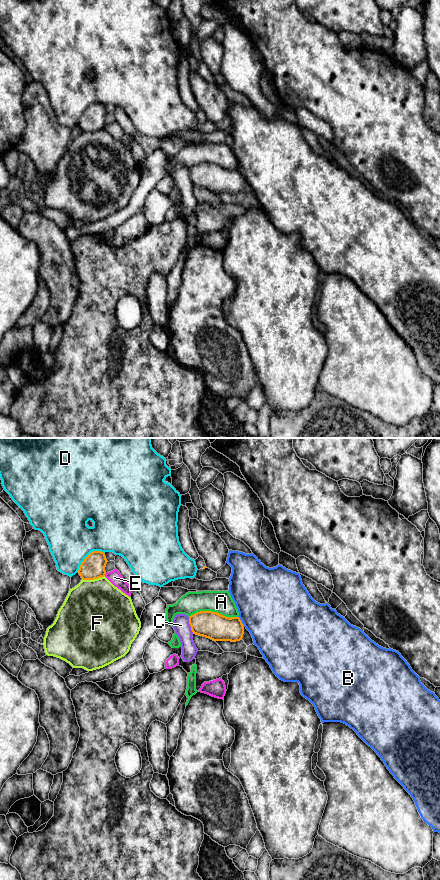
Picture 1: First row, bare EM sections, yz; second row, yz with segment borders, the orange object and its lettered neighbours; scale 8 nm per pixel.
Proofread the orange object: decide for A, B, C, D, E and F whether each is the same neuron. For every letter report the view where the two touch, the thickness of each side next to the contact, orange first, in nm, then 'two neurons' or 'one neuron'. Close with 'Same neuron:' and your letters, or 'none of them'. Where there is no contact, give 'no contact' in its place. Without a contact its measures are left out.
A: yz | 220/180 nm | two neurons
B: yz | 220/480 nm | two neurons
C: yz | 220/130 nm | two neurons
D: yz | 190/360 nm | two neurons
E: yz | 190/100 nm | two neurons
F: yz | 190/500 nm | two neurons
Same neuron: none of them

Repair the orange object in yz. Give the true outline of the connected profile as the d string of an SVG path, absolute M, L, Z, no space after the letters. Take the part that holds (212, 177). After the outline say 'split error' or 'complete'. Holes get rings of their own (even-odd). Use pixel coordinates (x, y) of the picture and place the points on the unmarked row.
M200 163L189 168L193 186L213 193L240 193L244 179L239 169L226 169L217 164Z; complete

